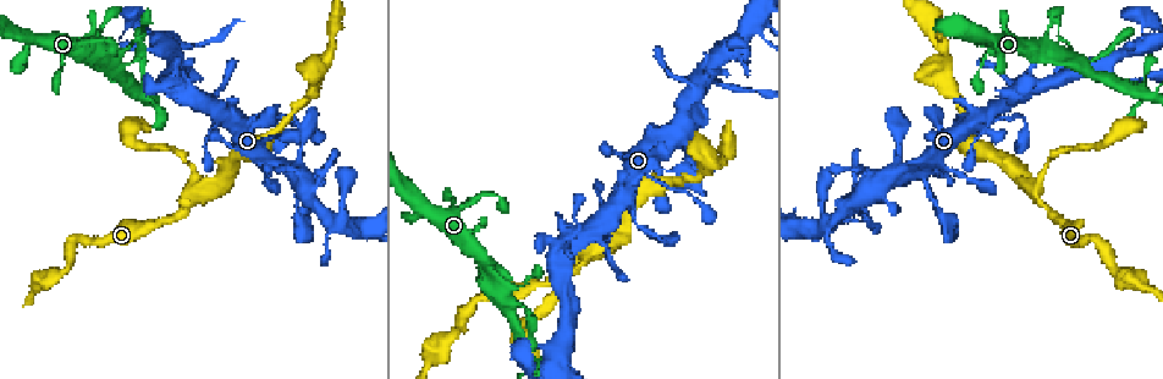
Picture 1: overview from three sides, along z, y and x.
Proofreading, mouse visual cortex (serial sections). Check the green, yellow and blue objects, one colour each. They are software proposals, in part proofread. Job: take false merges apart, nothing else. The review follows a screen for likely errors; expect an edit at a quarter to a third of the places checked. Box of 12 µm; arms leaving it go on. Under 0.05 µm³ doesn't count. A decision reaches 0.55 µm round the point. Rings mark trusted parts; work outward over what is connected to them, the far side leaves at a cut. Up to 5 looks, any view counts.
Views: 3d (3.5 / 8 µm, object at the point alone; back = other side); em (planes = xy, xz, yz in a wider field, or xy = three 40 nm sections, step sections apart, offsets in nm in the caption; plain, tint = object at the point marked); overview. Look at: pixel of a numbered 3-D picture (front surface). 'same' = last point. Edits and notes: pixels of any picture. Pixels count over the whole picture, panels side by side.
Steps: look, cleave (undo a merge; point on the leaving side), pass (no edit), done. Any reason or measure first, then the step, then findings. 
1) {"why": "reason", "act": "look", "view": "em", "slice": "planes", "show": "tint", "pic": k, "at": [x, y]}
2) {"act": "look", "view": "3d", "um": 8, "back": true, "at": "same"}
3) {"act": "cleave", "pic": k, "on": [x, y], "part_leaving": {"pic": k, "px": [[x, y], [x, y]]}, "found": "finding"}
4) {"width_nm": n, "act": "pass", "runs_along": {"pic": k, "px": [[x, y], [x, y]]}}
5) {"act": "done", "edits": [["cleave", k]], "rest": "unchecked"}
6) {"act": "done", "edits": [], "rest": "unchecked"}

{"act": "look", "view": "3d", "um": 8, "pic": 1, "at": [468, 314]}

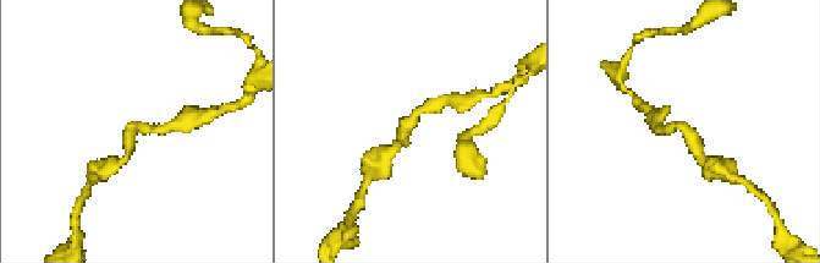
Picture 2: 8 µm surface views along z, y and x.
{"arm_widths_nm": [250, 350], "act": "look", "view": "em", "slice": "planes", "show": "tint", "pic": 2, "at": [683, 127]}

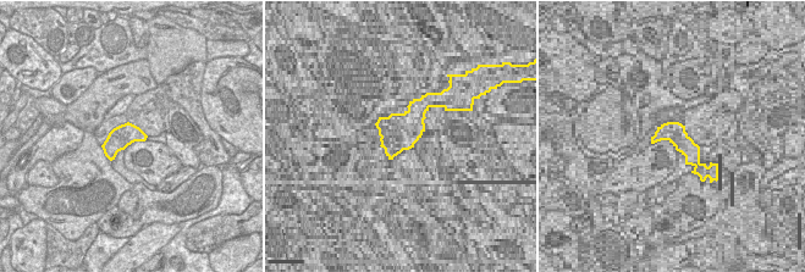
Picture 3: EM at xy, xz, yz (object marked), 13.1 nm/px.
{"act": "pass", "runs_along": {"pic": 2, "px": [[434, 107], [407, 122], [402, 143]]}, "found": "continuous, no second cell"}

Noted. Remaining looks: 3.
{"why": "narrows sharply", "act": "look", "view": "em", "slice": "xy", "step": 2, "show": "tint", "pic": 1, "at": [861, 197]}

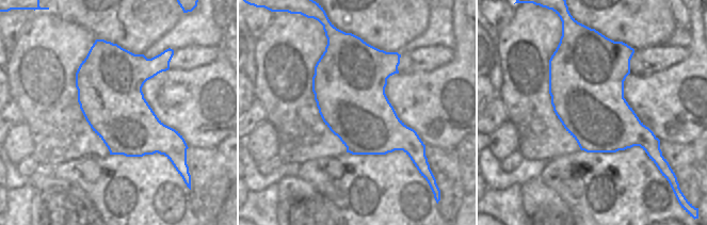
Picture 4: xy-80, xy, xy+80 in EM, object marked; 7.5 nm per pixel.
{"why": "wider look", "act": "look", "view": "3d", "um": 3.5, "at": "same"}

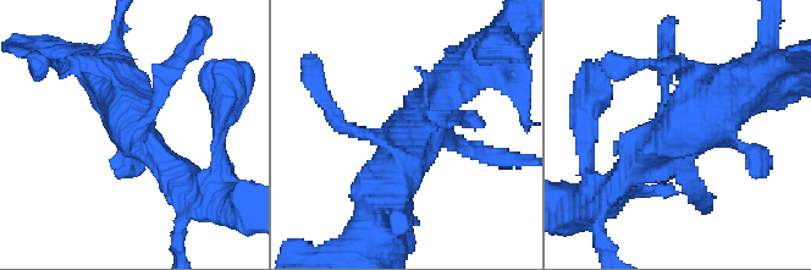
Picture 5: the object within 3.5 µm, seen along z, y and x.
{"act": "pass", "runs_along": {"pic": 5, "px": [[756, 72], [636, 163]]}, "found": "continuous, no second cell"}

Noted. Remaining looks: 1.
{"act": "done", "edits": [], "rest": "unchecked"}

